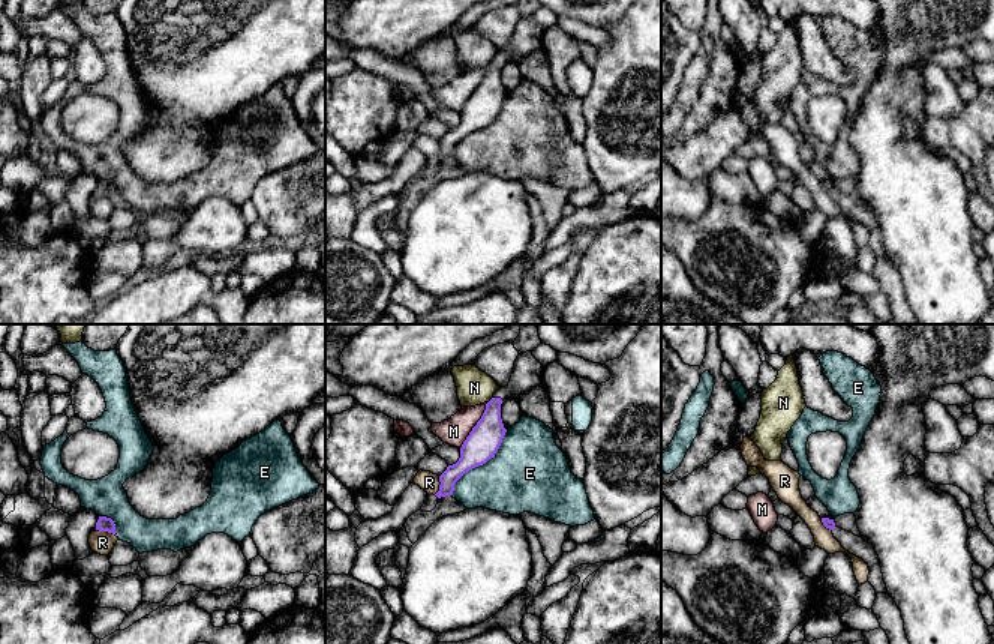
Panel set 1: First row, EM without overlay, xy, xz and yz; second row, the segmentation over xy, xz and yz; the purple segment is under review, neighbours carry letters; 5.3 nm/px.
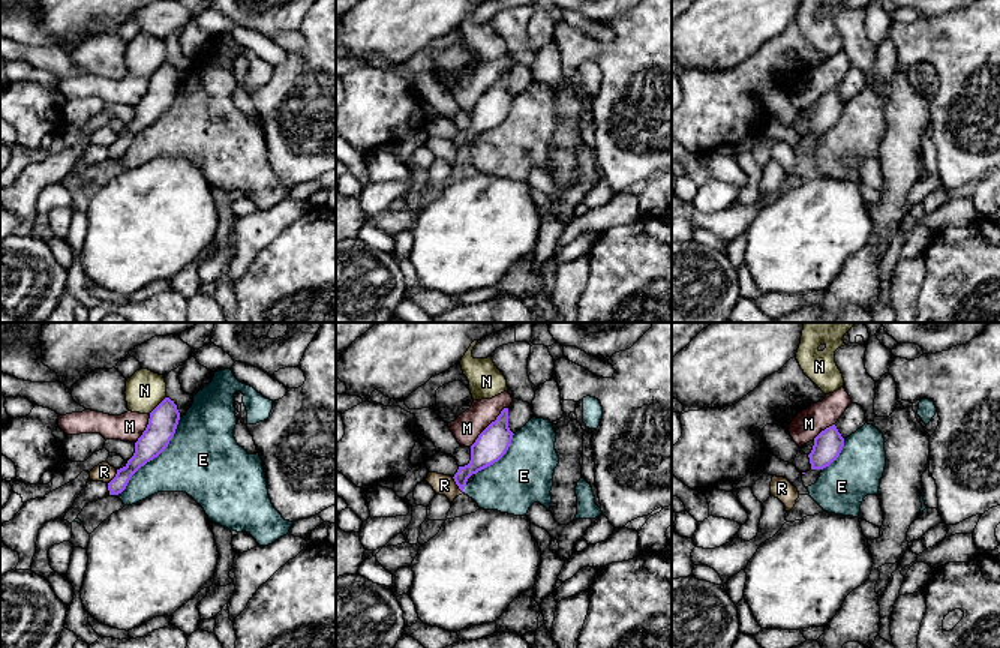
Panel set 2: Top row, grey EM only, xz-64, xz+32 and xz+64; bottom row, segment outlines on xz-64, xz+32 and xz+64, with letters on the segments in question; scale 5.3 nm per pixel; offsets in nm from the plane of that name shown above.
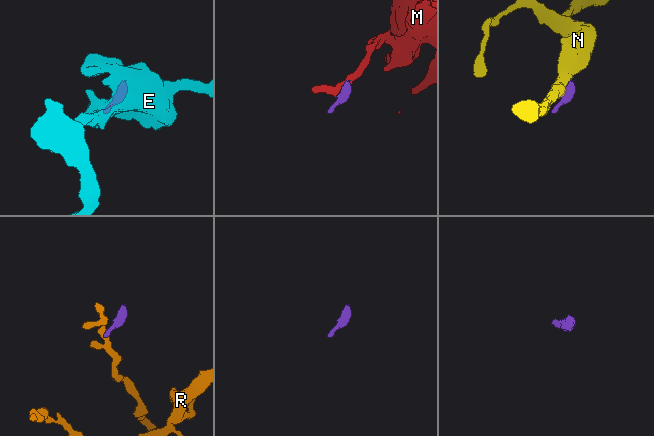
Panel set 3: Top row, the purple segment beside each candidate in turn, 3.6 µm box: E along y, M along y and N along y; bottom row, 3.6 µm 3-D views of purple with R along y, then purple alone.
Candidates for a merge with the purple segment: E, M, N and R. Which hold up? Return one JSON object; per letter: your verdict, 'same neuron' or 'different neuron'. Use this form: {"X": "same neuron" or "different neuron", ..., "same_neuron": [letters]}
{"E": "different neuron", "M": "different neuron", "N": "different neuron", "R": "different neuron", "same_neuron": []}

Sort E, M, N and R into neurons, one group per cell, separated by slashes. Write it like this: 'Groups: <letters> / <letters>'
Groups: E / M / N / R

